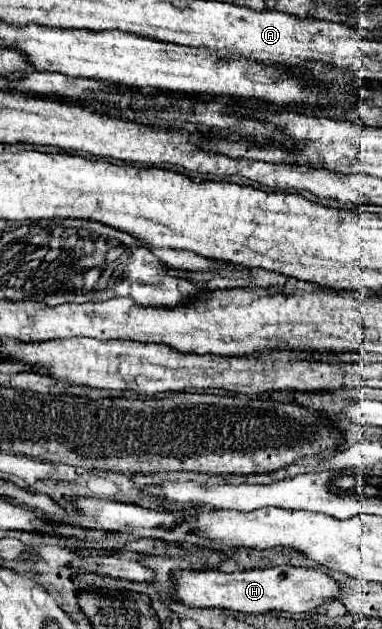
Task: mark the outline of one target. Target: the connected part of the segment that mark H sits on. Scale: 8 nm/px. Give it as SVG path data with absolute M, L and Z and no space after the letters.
M272 567L272 569L252 569L242 573L180 571L174 575L174 585L176 585L176 599L188 607L220 607L240 613L314 611L326 601L338 599L344 591L344 587L328 573L324 573L322 569L308 569L308 567Z

